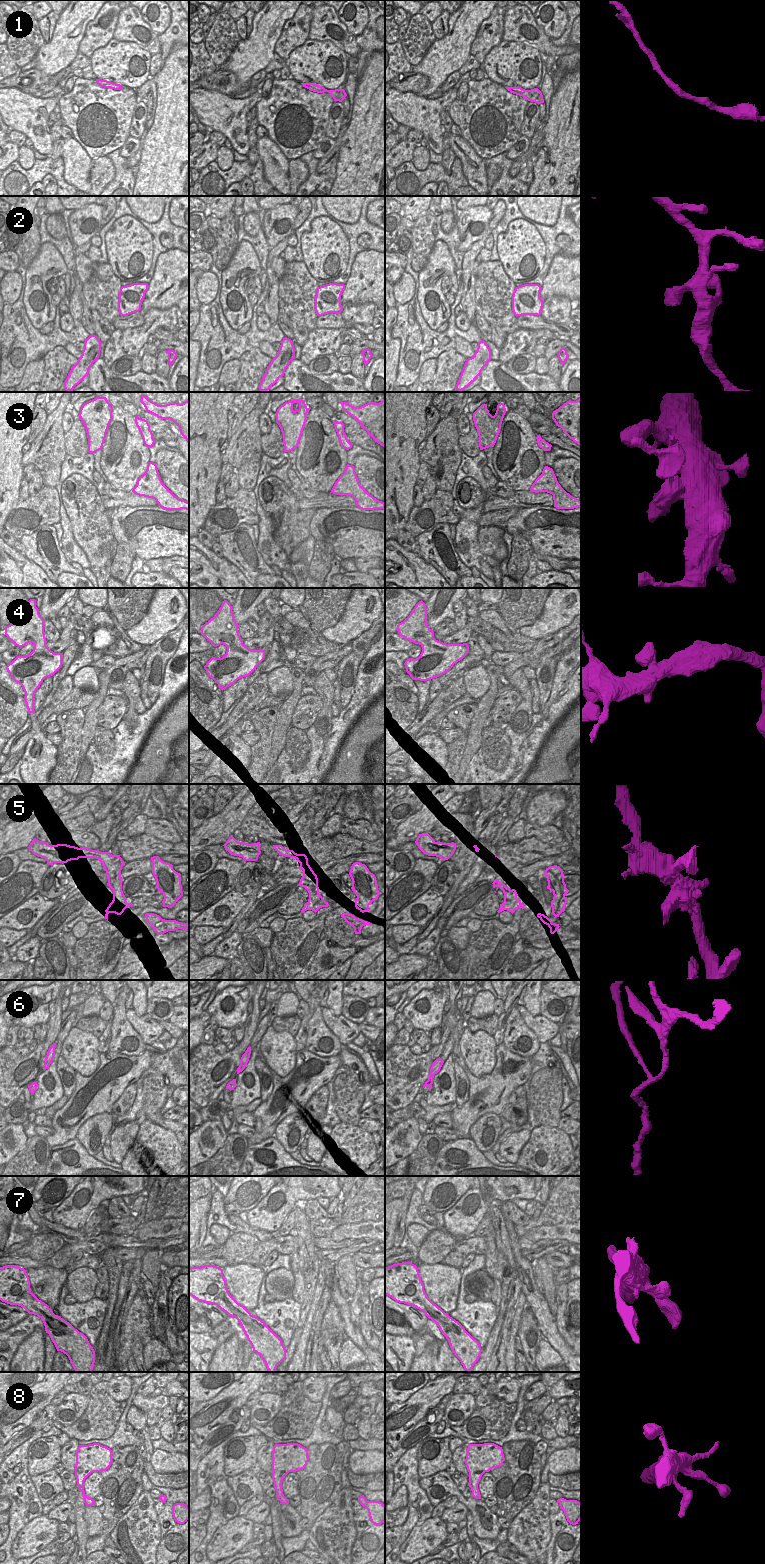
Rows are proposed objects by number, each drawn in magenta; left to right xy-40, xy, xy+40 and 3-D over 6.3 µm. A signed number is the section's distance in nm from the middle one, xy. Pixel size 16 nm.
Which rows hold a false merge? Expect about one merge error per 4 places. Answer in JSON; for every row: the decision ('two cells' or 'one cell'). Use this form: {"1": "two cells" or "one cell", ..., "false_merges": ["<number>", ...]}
{"1": "one cell", "2": "one cell", "3": "one cell", "4": "one cell", "5": "two cells", "6": "two cells", "7": "one cell", "8": "one cell", "false_merges": ["5", "6"]}

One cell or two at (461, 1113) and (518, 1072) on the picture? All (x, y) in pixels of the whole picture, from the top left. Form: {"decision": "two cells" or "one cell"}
{"decision": "one cell"}

